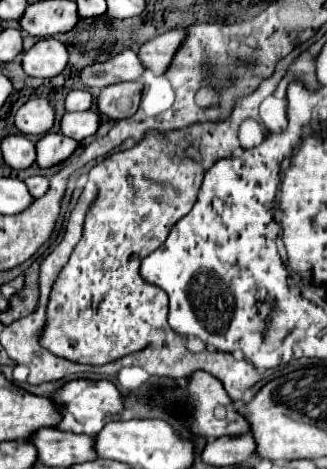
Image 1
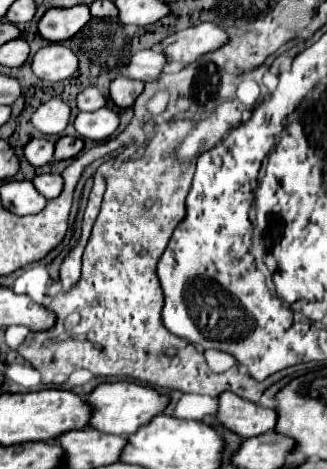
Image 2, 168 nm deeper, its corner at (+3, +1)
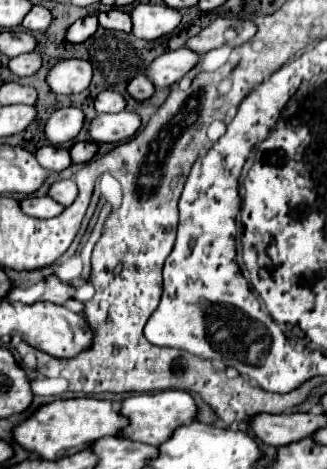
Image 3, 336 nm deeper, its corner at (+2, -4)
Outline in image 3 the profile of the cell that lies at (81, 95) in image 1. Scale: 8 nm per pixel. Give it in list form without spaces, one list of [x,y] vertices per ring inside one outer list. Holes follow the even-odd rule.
[[[104,90],[98,94],[96,102],[96,112],[108,112],[108,114],[116,114],[116,112],[122,112],[126,108],[126,98],[120,94],[120,92],[114,92],[114,90]]]

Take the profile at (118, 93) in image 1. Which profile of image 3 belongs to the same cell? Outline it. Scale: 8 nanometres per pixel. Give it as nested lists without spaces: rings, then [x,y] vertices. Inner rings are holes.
[[[140,74],[128,84],[128,92],[136,100],[148,100],[154,94],[154,84],[146,74]]]

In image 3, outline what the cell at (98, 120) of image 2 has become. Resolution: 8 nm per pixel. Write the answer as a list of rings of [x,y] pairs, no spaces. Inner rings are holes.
[[[136,112],[98,114],[90,124],[90,136],[94,142],[122,142],[132,138],[140,128],[140,116]]]

